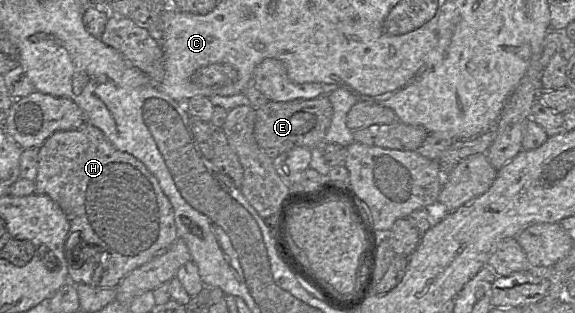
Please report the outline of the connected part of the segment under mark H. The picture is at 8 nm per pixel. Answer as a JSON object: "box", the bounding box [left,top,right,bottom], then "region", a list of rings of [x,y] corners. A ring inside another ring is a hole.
{"box":[35,123,179,288],"region":[[[90,123],[76,129],[55,132],[38,149],[35,193],[48,195],[69,221],[65,258],[68,280],[75,285],[116,288],[131,271],[165,252],[179,238],[172,205],[156,177],[131,154],[116,149]]]}

